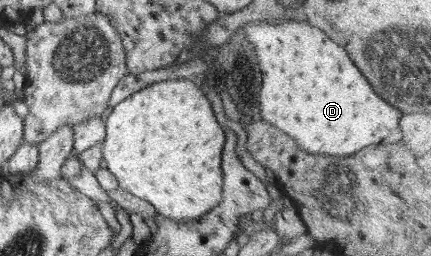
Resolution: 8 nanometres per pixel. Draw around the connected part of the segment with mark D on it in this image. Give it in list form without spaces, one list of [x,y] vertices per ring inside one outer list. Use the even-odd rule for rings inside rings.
[[[301,21],[279,23],[248,23],[242,27],[244,38],[253,45],[261,69],[259,109],[261,121],[269,123],[285,135],[289,135],[298,150],[307,154],[324,154],[330,157],[348,157],[368,146],[396,143],[401,139],[397,121],[401,113],[377,97],[357,67],[351,63],[343,47],[335,45],[319,29]]]

